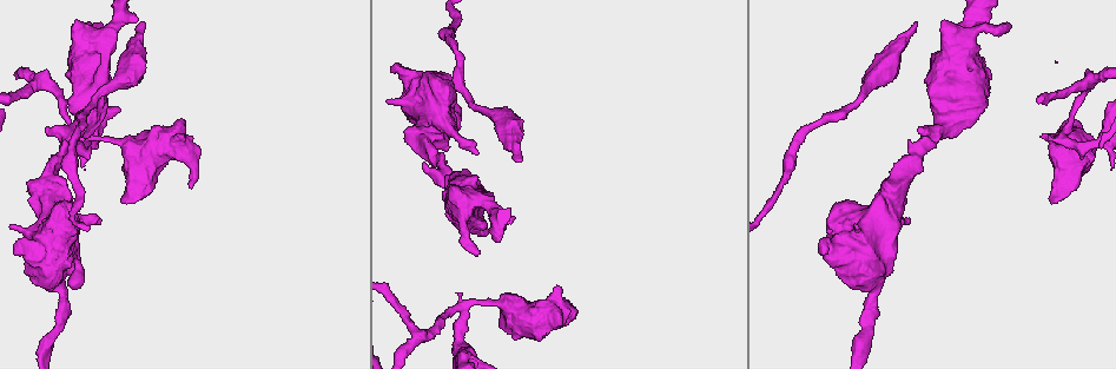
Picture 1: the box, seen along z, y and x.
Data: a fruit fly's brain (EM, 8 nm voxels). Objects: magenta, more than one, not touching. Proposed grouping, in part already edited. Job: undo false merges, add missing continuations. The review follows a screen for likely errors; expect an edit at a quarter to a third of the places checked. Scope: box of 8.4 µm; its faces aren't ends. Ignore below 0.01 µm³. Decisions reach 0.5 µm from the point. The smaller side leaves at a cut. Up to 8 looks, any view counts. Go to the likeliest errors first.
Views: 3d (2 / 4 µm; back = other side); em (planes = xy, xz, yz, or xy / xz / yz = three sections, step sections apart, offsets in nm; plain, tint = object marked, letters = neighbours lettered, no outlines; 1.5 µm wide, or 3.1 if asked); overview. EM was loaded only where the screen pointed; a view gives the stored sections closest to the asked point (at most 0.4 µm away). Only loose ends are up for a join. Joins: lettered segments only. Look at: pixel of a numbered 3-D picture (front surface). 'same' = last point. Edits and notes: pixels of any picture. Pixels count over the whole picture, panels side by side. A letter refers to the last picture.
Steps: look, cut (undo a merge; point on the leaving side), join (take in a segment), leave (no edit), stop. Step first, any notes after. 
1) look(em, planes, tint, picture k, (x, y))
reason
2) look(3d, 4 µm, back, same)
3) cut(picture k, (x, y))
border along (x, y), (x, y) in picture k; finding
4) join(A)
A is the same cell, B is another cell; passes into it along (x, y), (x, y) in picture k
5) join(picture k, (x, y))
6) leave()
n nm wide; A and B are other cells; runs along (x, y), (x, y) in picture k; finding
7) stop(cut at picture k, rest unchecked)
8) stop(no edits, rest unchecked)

look(em, planes, letters, picture 1, (1061, 140))
sharp bend

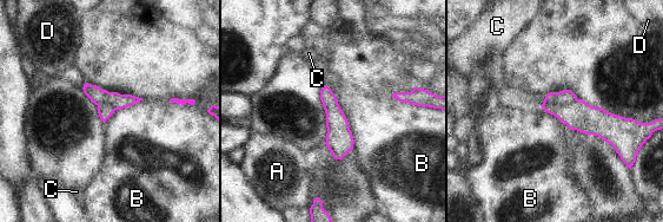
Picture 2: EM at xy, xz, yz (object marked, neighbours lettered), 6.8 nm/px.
cut(picture 2, (581, 116))
150 nm wide; A, B, C and D are other cells; the part that leaves runs along (545, 105), (601, 123), (629, 123) in picture 2; two cells meet here

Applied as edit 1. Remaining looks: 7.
look(overview)
see it whole again

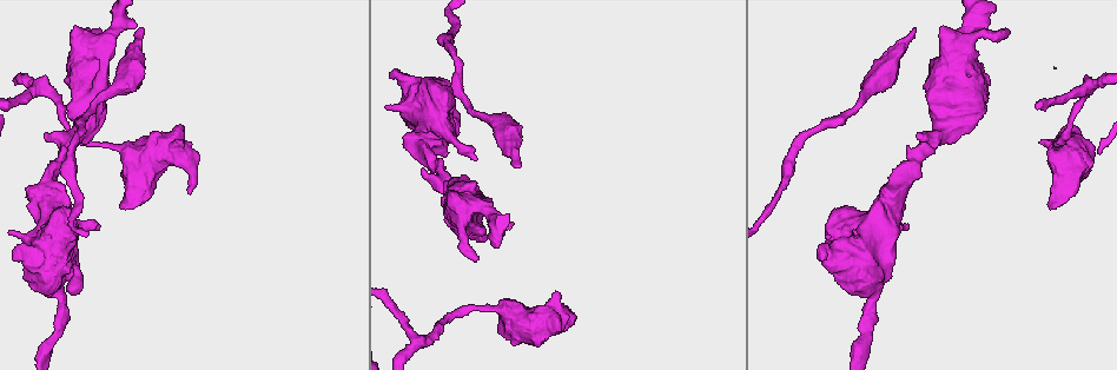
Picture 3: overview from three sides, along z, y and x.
look(em, xy, step 8, tint, picture 3, (73, 27))
stops while still wide

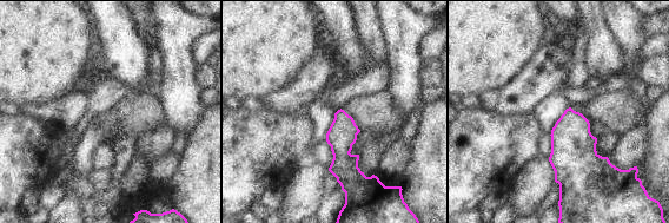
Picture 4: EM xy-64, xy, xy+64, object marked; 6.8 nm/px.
look(em, xy, step 8, letters, same)
what lies round it

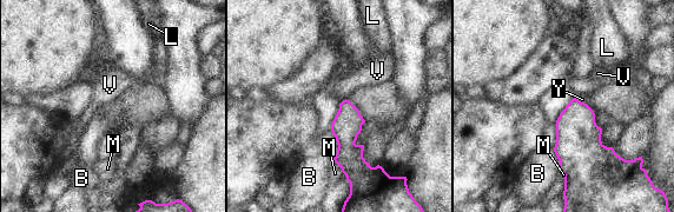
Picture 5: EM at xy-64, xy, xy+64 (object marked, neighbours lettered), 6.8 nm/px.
leave()
B touches over 170 nm; B, L, M, V and Y are other cells; border along (345, 98), (339, 104) in picture 5; none of them fits

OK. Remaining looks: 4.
look(em, planes, letters, picture 3, (19, 247))
thick end

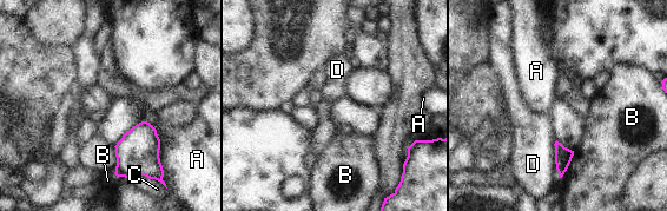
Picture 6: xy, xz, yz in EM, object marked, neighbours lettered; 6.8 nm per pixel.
leave()
A, B, C and D are other cells; border along (142, 120), (157, 131), (167, 188) in picture 6; no lettered segment goes on from it

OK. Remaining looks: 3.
stop(cut at picture 2, rest unchecked)

